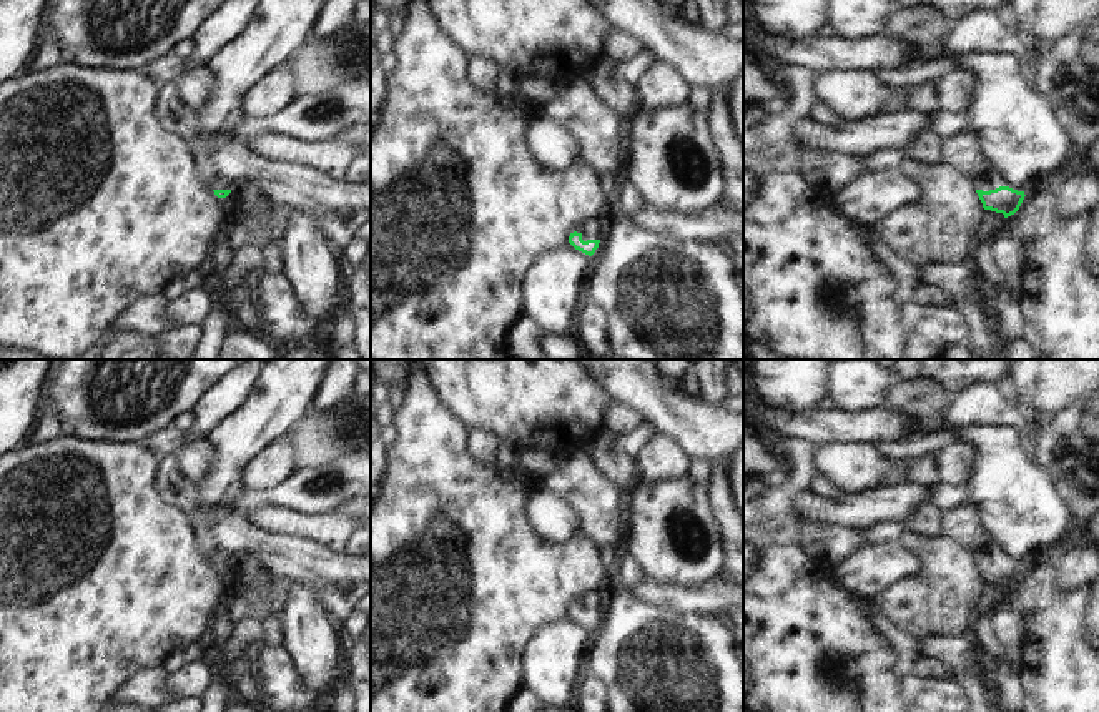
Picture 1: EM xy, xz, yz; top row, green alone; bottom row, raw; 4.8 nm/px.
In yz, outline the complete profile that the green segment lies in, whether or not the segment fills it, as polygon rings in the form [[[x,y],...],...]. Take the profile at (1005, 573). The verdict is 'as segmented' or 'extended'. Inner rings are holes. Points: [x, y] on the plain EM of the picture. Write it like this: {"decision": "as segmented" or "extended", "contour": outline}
{"decision": "extended", "contour": [[[973,502],[944,514],[943,536],[971,551],[984,582],[1003,586],[1004,591],[1019,582],[1024,564],[1003,557],[1001,549],[983,527],[983,519]]]}

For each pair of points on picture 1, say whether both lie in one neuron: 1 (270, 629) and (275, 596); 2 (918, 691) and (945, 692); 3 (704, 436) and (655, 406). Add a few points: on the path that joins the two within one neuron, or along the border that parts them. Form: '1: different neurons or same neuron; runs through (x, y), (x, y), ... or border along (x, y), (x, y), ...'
1: different neurons; border along (278, 614), (258, 618)
2: same neuron; runs through (925, 692), (938, 692)
3: same neuron; runs through (692, 425), (675, 411), (667, 411)

